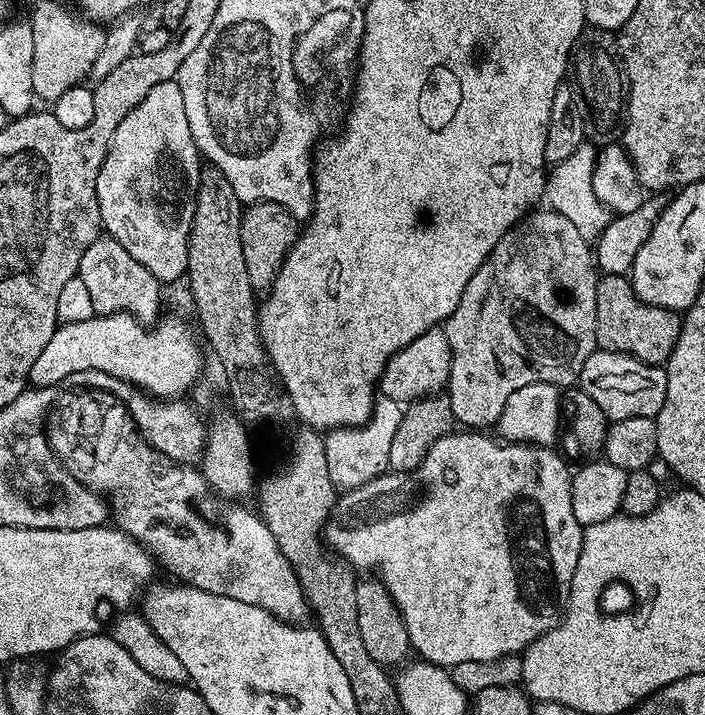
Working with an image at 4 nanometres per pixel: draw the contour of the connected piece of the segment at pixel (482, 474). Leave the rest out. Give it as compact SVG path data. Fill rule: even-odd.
M453 430L430 446L426 458L413 472L389 470L362 486L347 489L333 505L332 514L322 529L323 539L329 545L332 543L353 569L373 568L377 572L373 573L386 586L402 614L411 651L417 652L421 661L449 670L458 662L486 662L523 653L539 636L555 628L564 617L564 608L570 598L570 582L574 582L574 566L578 566L578 556L582 554L584 528L578 518L574 518L574 502L570 502L572 472L567 462L555 452L557 449L531 442L501 442L495 435L488 435L492 434L480 430Z

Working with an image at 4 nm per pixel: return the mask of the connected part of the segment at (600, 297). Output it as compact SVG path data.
M601 275L596 281L596 347L602 352L621 352L627 356L638 358L644 364L657 366L667 365L672 351L678 342L682 316L679 312L672 312L668 308L659 308L647 304L636 296L632 289L632 281L627 275Z

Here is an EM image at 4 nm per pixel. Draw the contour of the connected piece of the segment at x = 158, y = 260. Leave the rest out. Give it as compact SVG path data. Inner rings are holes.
M167 80L154 86L114 130L114 138L108 147L102 170L98 174L98 206L103 231L114 237L134 258L142 262L150 274L161 282L176 280L188 270L188 239L196 209L196 191L200 181L202 157L190 134L190 122L186 122L186 105L182 103L182 90L175 80Z

